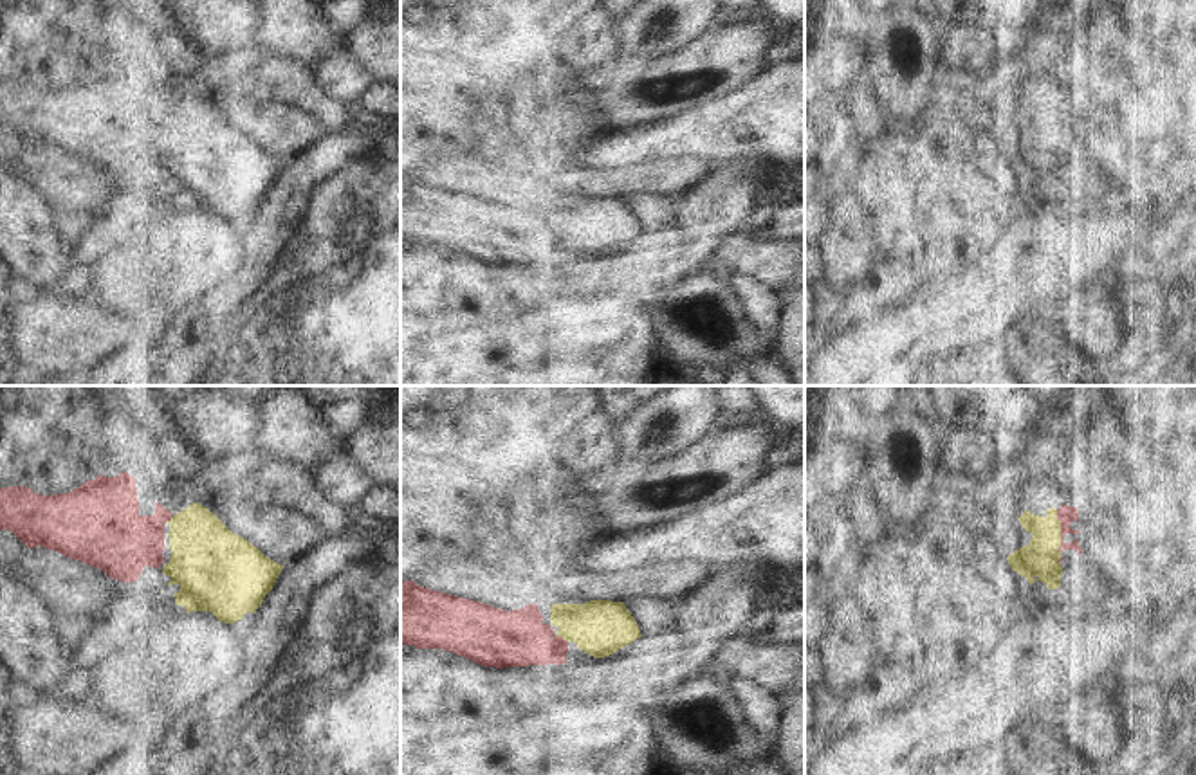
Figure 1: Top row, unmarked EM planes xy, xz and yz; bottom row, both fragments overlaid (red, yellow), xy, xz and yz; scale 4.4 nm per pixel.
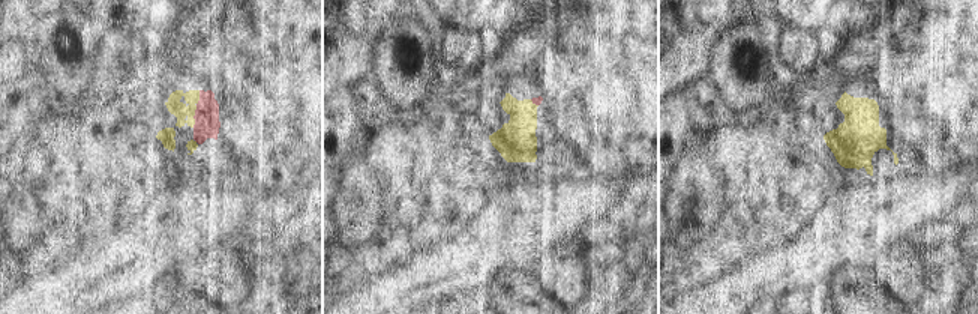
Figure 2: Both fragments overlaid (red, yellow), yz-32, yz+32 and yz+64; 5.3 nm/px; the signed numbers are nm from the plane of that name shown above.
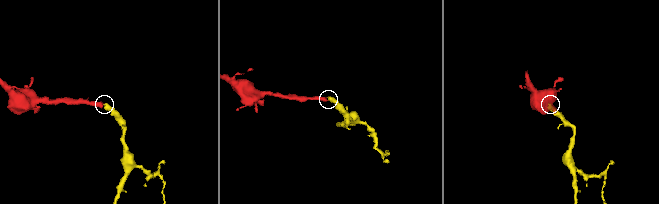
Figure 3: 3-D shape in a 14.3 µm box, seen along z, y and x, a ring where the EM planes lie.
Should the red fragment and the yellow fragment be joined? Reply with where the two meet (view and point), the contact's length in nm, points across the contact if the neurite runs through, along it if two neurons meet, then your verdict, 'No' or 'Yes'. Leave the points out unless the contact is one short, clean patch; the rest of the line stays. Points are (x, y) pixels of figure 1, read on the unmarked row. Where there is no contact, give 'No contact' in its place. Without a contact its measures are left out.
Touches red at yz (1061, 127). Shared border 190 nm. Path across: yz (1065, 110), (1061, 114), (1061, 127), (1043, 145), (1039, 154). Yes.

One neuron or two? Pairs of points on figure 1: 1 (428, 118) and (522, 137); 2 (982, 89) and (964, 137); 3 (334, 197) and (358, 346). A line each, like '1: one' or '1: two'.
1: two
2: two
3: one

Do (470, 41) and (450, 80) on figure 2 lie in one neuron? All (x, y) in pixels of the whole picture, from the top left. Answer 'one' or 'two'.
one

